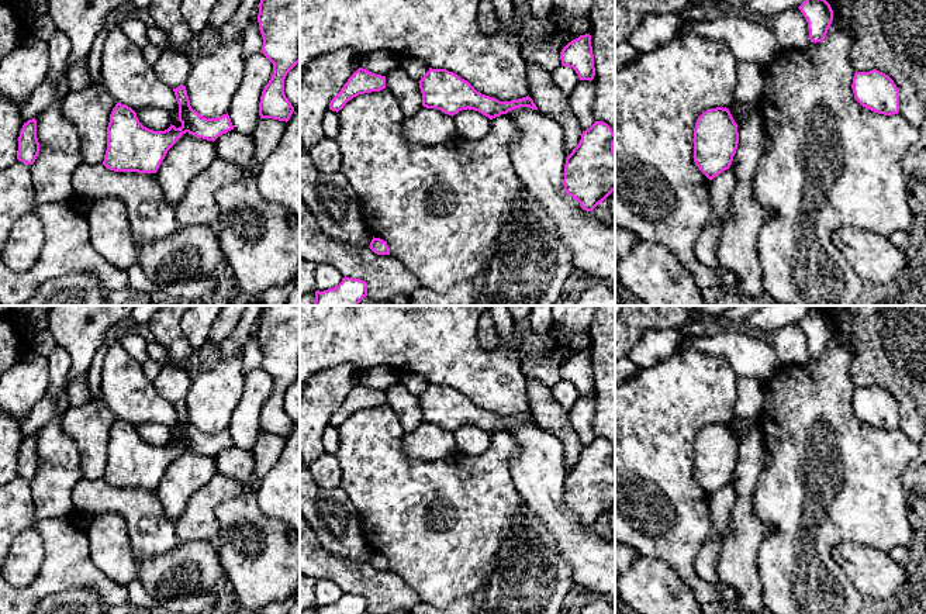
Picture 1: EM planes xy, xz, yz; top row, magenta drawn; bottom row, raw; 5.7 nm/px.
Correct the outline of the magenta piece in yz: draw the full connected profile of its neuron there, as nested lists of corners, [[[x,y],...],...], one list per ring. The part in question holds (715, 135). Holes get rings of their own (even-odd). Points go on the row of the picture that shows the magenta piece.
[[[709,108],[698,117],[694,128],[694,162],[709,180],[730,168],[737,144],[737,124],[729,108]]]

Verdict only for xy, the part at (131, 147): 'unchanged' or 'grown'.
unchanged

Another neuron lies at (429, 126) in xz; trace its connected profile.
[[[422,107],[404,118],[402,131],[410,142],[436,145],[456,135],[456,124],[452,115],[440,110]]]

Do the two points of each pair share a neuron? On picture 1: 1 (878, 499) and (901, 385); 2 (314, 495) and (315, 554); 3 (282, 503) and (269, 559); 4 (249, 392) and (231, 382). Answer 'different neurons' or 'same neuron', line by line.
1: different neurons
2: different neurons
3: different neurons
4: different neurons

